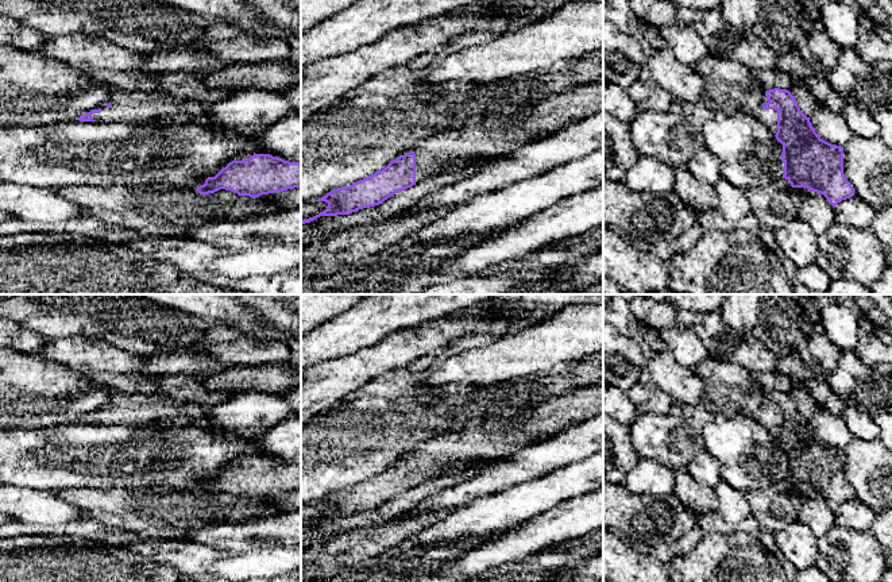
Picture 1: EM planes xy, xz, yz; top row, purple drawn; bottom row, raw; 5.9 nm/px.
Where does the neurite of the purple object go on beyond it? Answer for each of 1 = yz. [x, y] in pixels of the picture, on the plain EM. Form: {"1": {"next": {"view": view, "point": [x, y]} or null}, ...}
{"1": {"next": null}}

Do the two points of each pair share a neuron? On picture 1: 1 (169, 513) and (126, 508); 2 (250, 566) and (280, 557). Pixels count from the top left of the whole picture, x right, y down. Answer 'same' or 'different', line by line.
1: same
2: same

